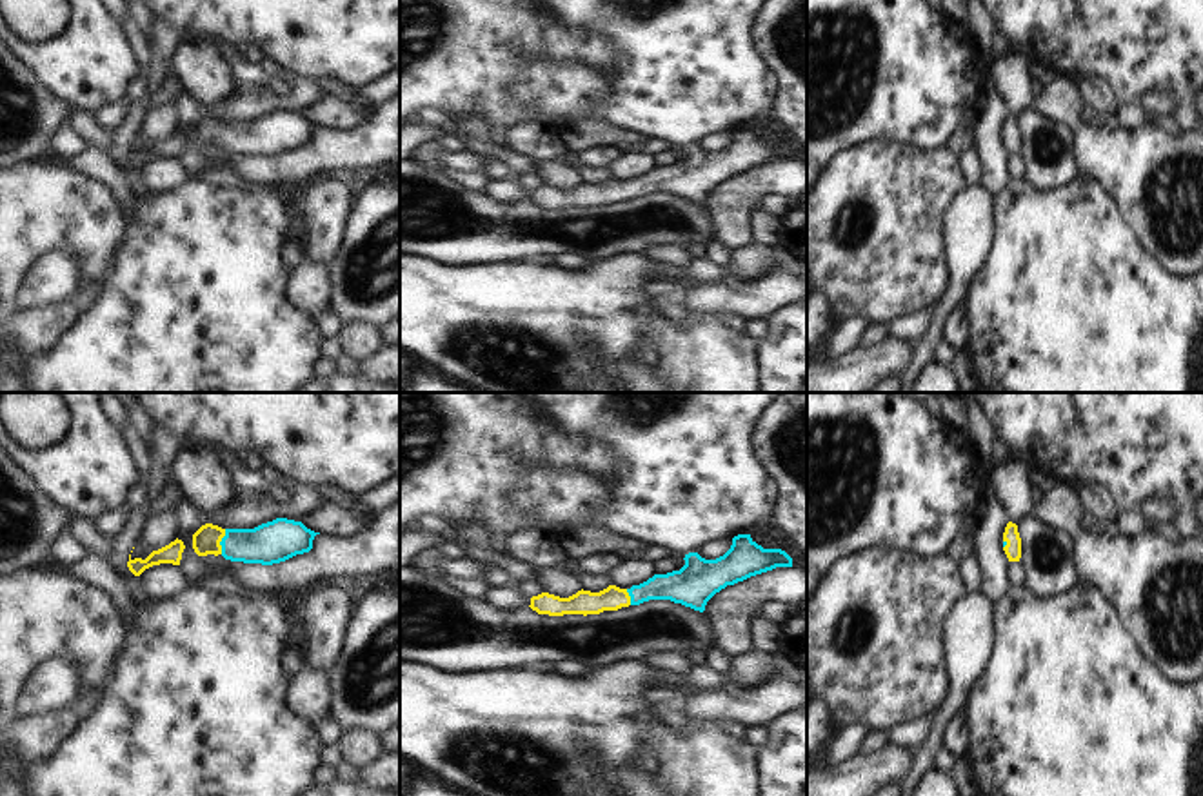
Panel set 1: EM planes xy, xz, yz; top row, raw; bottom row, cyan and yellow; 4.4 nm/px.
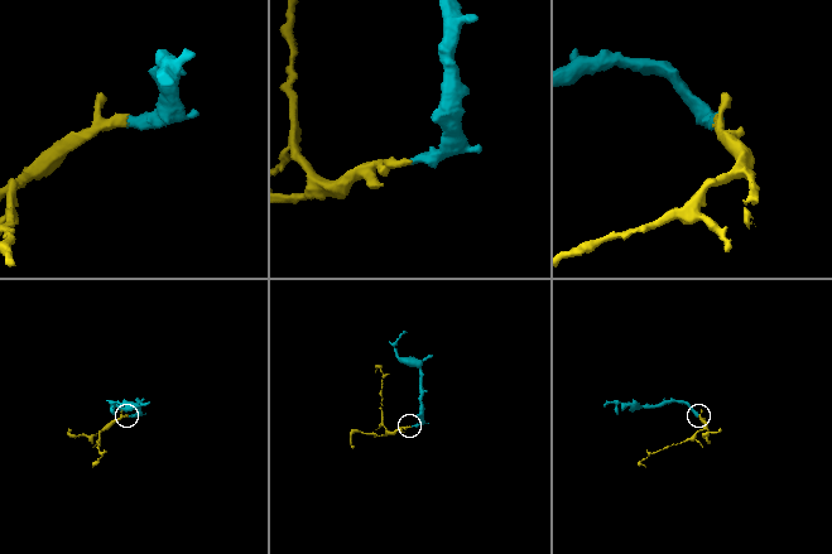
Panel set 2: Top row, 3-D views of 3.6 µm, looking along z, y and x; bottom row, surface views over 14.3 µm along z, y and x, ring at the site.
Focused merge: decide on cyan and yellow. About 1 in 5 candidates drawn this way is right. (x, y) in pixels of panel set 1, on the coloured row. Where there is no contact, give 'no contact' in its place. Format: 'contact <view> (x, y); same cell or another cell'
contact xy (220, 542); same cell

